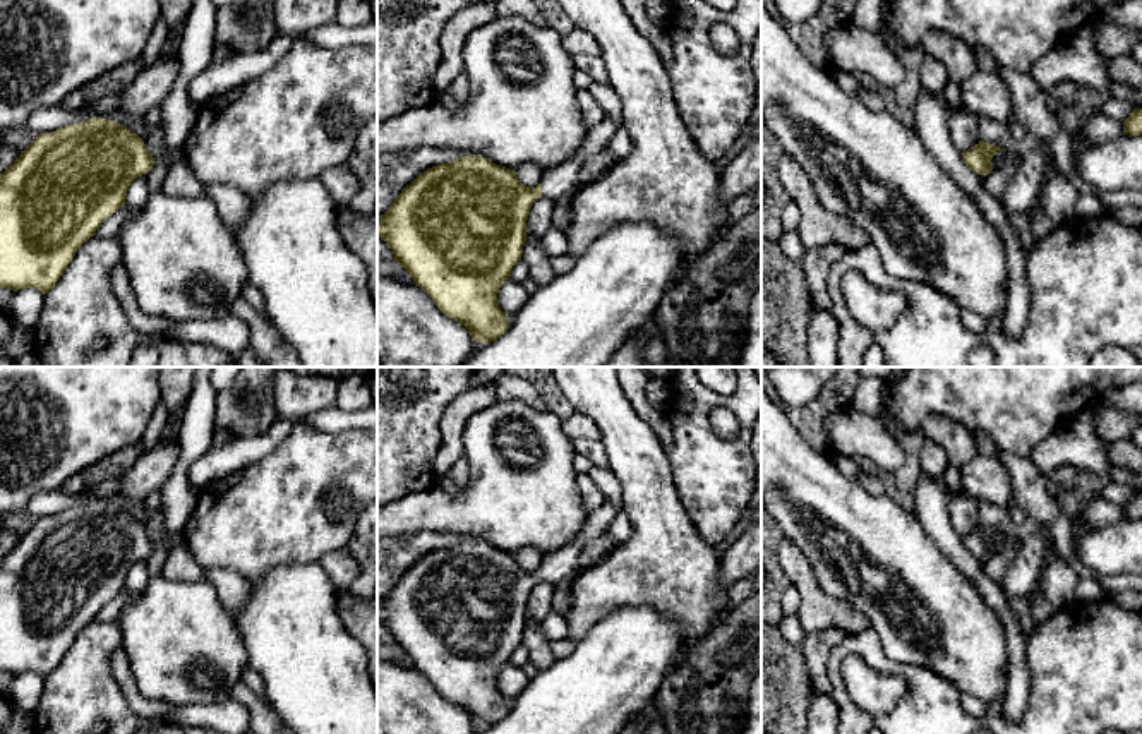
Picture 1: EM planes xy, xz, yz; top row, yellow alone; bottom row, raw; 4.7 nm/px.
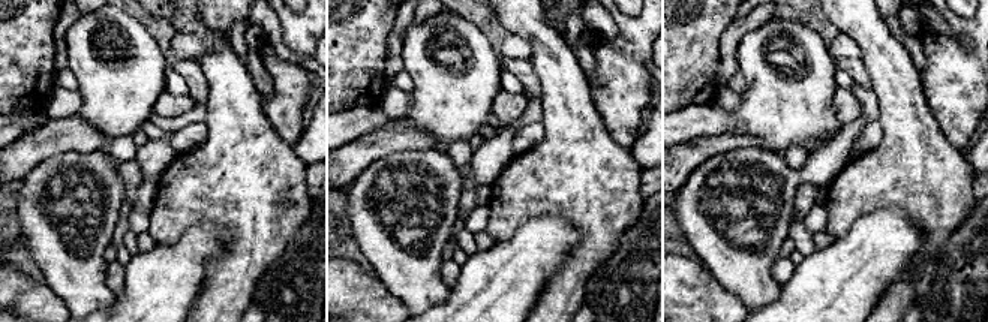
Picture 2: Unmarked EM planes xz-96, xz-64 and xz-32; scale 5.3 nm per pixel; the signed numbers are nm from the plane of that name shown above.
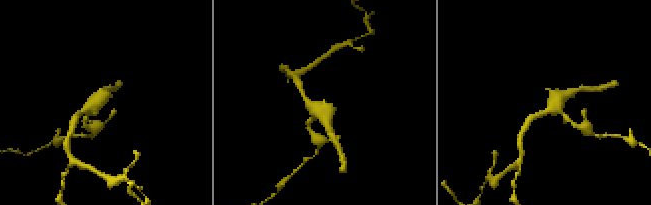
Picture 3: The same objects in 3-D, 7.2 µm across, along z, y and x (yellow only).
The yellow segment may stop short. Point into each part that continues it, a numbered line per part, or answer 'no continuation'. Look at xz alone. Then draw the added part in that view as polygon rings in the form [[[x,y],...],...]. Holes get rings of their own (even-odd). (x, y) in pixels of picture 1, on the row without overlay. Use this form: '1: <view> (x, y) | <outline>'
1: xz (561, 563) | [[[605,499],[598,509],[588,513],[581,532],[571,542],[544,557],[542,581],[556,585],[576,571],[585,545],[602,535],[619,511],[616,504]]]

